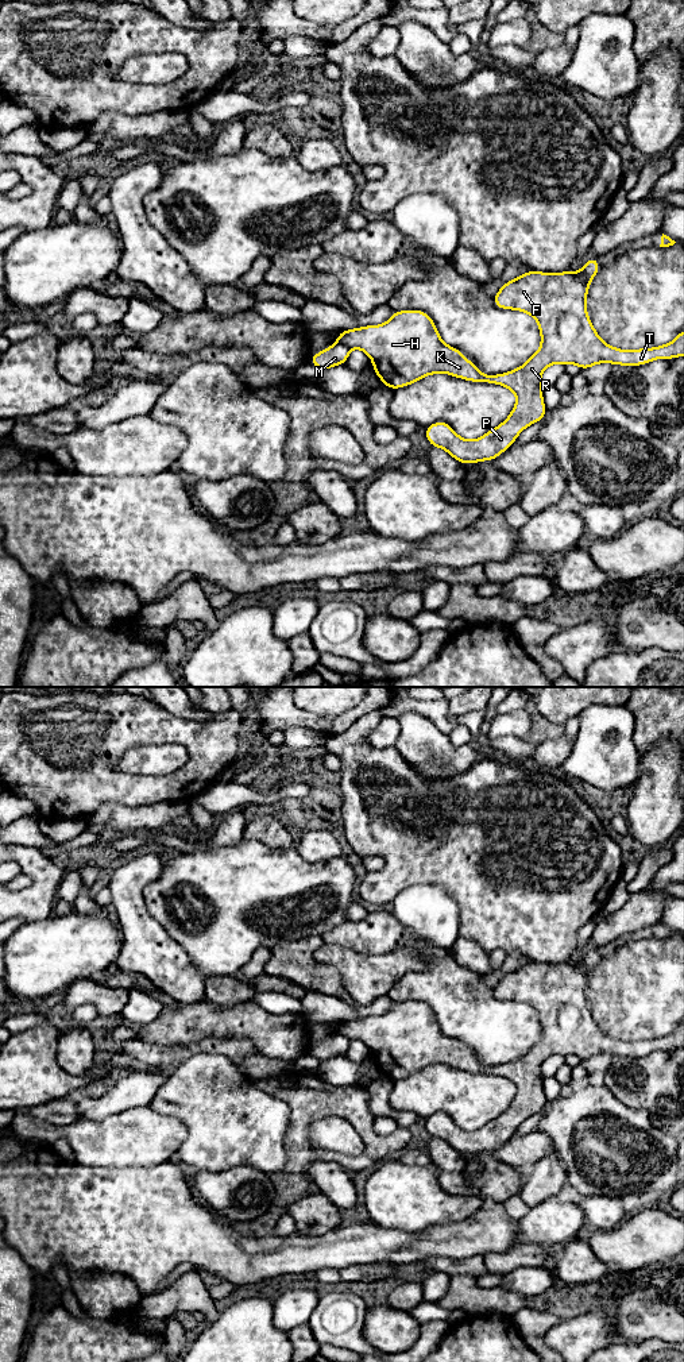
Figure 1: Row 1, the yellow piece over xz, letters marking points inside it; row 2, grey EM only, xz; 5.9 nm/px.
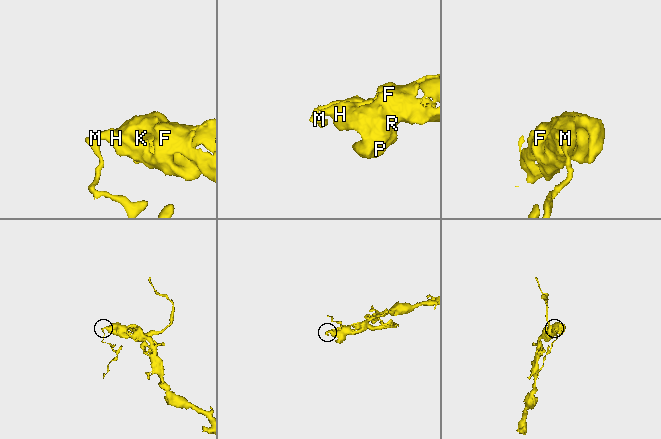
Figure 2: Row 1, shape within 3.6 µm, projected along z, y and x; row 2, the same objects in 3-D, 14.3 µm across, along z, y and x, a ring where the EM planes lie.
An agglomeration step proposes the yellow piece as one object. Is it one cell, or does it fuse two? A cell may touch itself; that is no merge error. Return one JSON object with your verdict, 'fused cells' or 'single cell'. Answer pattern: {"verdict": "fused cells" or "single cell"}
{"verdict": "fused cells"}

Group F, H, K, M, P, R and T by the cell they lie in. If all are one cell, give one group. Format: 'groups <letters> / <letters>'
groups F H K P R T / M

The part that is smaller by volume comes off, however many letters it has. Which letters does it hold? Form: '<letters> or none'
M

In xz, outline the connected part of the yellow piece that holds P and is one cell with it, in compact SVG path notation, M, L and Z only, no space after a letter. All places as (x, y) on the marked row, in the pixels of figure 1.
M592 255L576 273L528 270L503 283L494 296L495 306L533 316L541 333L540 350L509 373L482 374L460 350L441 340L426 312L416 309L395 310L380 325L341 331L337 342L364 351L379 379L391 390L440 373L510 389L517 397L511 413L479 439L463 439L444 421L425 428L429 444L445 450L460 463L492 462L525 428L545 417L541 374L553 363L576 364L583 371L603 362L642 366L654 359L684 356L684 331L668 344L633 351L611 347L599 337L586 305L590 283L599 270L598 256Z

